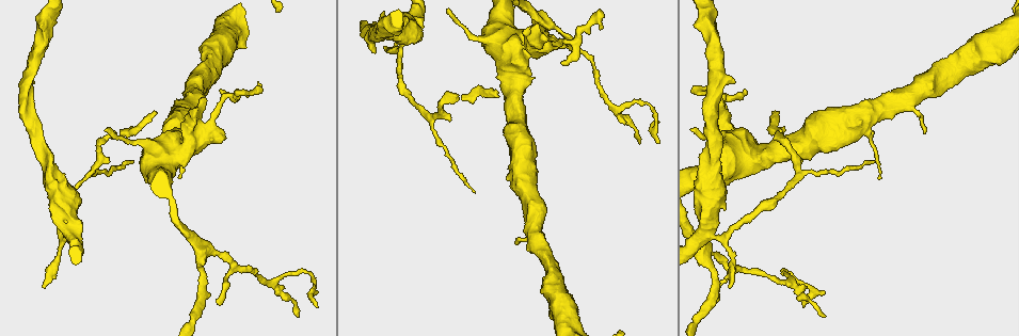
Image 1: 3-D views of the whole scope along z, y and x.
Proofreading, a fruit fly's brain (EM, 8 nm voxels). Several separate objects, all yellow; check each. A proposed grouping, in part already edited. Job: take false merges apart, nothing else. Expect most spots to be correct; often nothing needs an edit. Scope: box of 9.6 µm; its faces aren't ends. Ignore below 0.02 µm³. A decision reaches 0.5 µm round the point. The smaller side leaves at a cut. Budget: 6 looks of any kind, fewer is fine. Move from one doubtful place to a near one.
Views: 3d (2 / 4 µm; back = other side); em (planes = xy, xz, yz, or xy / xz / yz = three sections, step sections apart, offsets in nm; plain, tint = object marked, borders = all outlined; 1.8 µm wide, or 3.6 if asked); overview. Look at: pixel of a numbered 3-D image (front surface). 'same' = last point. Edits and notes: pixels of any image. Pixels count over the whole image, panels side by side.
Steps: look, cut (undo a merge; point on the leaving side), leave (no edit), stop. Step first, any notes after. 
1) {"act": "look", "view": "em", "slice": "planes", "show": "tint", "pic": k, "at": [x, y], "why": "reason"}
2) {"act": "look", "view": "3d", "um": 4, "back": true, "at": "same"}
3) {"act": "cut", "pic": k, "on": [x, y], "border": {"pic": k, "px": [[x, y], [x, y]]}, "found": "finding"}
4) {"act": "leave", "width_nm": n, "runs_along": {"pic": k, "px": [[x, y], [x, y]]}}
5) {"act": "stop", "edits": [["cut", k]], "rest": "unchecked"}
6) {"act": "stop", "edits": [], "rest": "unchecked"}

{"act": "look", "view": "em", "slice": "planes", "show": "tint", "pic": 1, "at": [200, 249], "why": "two arms in line, one across"}

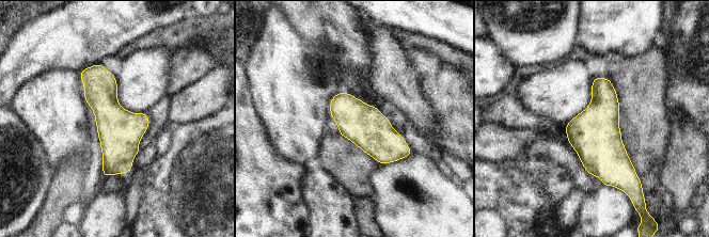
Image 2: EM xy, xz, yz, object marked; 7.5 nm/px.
{"act": "leave", "found": "one cell here"}

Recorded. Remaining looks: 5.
{"act": "look", "view": "em", "um": 3.6, "slice": "xy", "step": 16, "show": "tint", "pic": 1, "at": [778, 281], "why": "side arm on a straight run"}

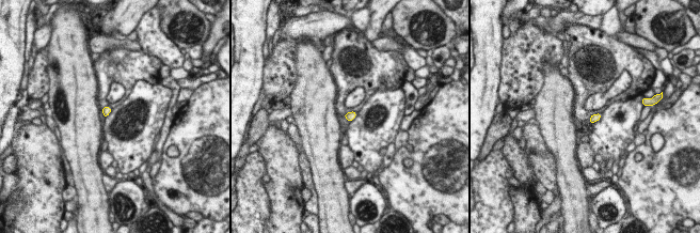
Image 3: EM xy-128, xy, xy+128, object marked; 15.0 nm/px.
{"act": "leave", "found": "all the same cell"}

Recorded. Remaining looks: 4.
{"act": "look", "view": "em", "slice": "planes", "show": "tint", "pic": 1, "at": [432, 117], "why": "arms part here"}

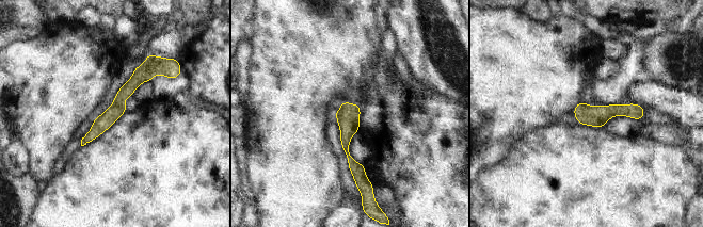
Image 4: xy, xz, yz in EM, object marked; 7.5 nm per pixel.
{"act": "leave", "found": "all the same cell"}

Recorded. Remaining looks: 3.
{"act": "stop", "edits": [], "rest": "unchecked"}

